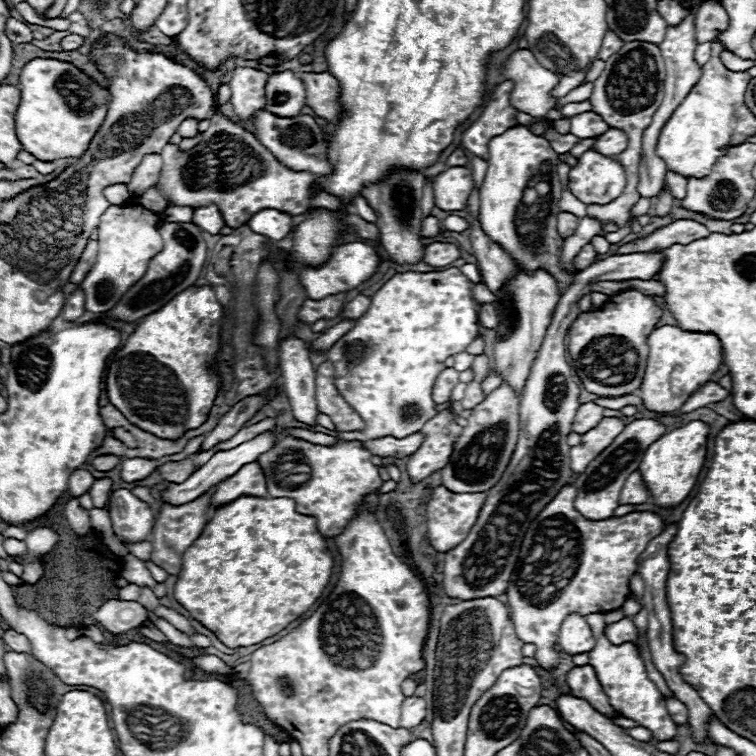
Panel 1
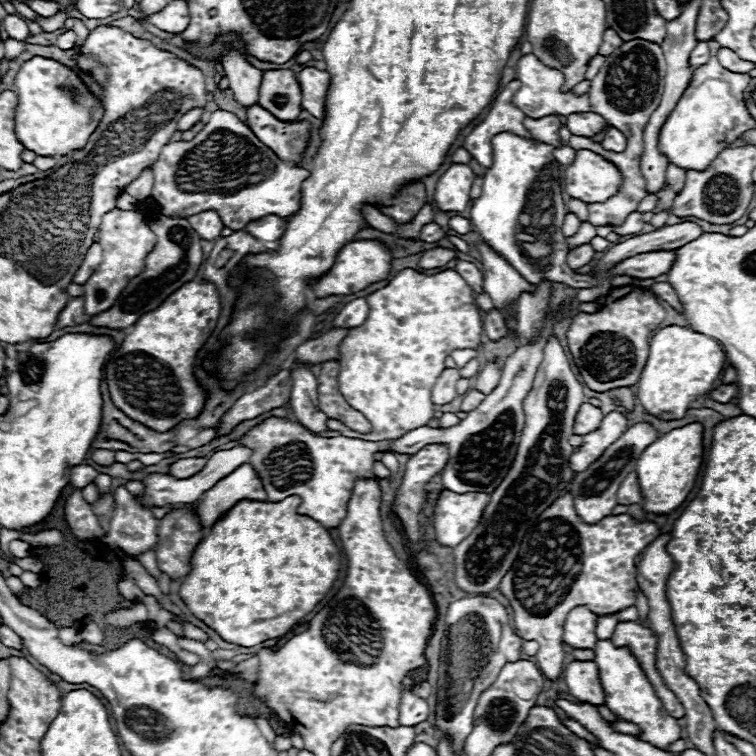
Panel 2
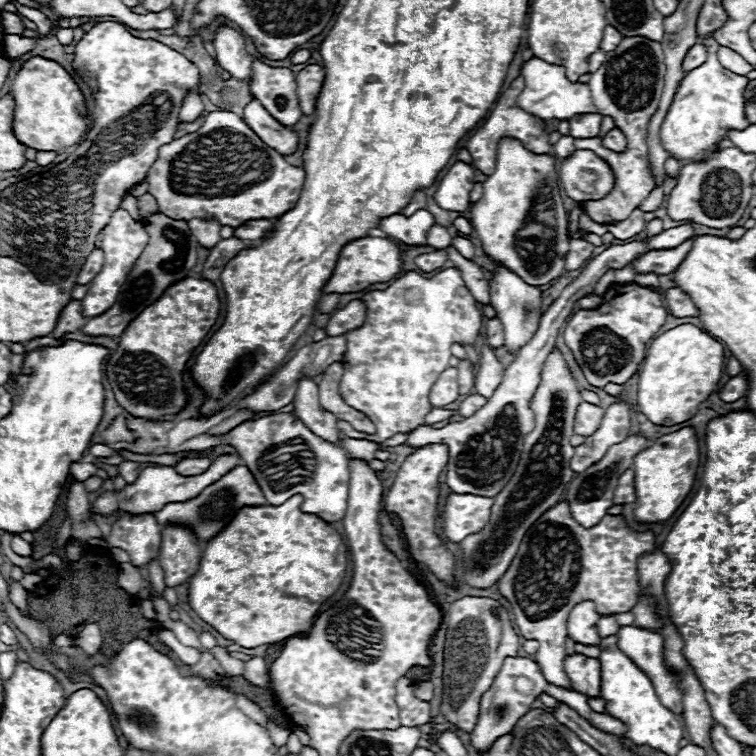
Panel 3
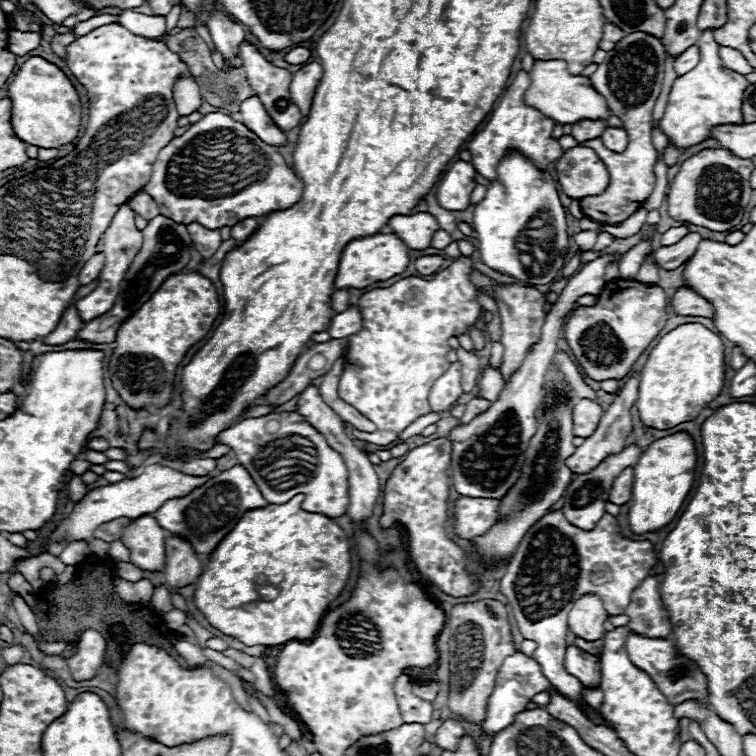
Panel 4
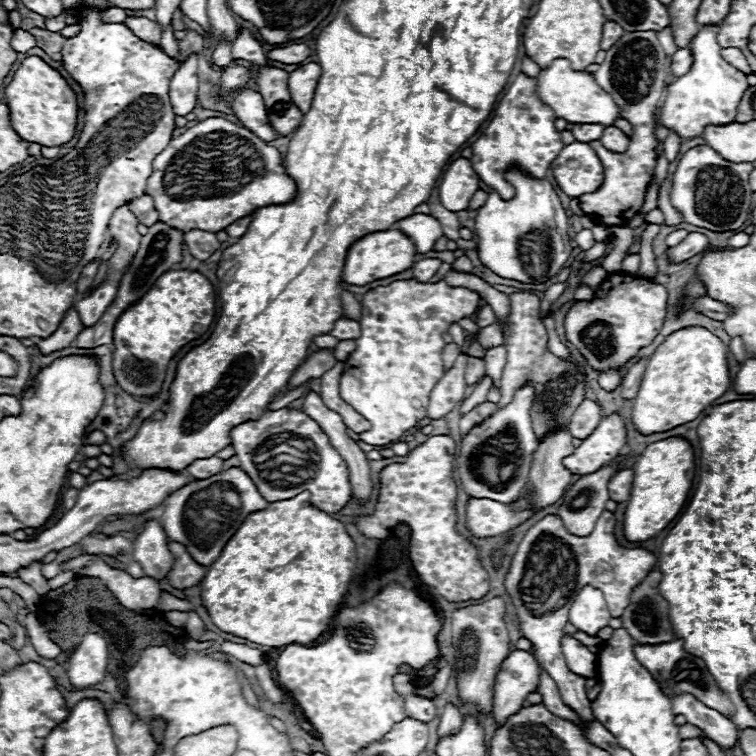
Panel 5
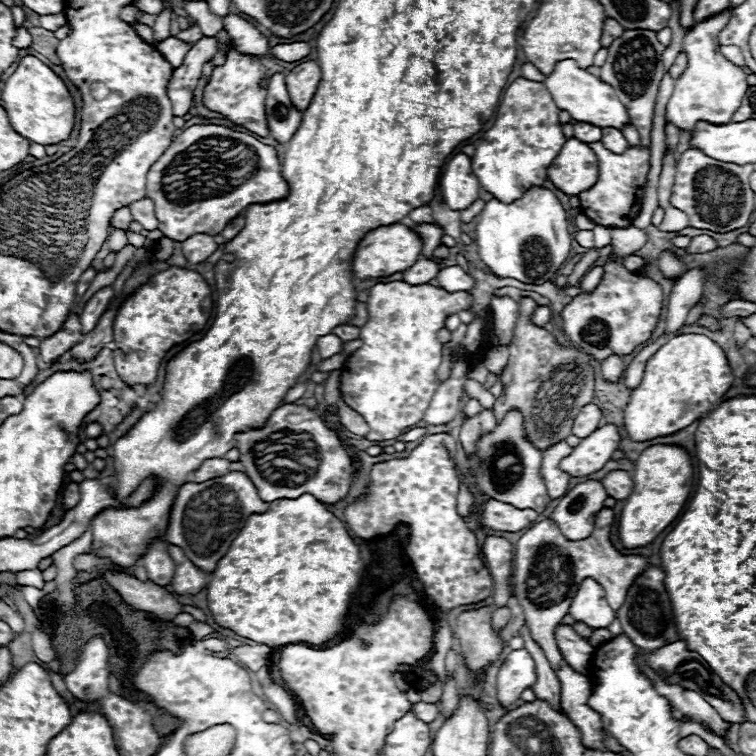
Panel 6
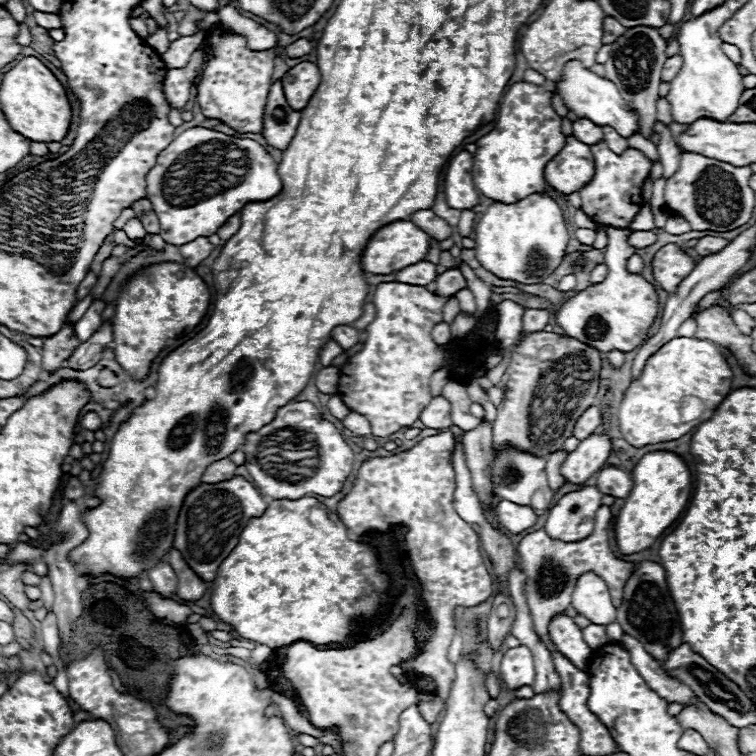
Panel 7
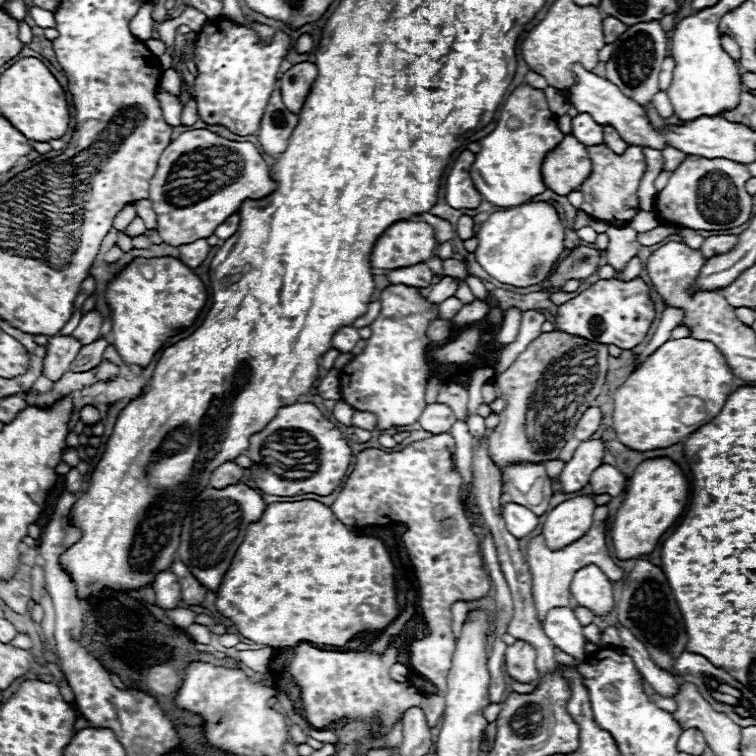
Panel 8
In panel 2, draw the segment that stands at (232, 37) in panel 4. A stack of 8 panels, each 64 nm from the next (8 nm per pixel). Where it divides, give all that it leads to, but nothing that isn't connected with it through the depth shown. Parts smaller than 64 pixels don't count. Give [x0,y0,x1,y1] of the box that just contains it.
[222,50,264,108]

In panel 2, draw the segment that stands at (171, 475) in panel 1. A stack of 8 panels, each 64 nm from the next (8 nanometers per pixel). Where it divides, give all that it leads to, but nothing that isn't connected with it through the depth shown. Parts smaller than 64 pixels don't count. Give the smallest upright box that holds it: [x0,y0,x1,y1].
[168,458,206,478]

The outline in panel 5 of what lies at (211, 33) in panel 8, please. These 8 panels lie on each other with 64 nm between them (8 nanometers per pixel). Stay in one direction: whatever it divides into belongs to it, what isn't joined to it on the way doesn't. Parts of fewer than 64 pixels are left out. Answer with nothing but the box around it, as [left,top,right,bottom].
[220,66,280,142]

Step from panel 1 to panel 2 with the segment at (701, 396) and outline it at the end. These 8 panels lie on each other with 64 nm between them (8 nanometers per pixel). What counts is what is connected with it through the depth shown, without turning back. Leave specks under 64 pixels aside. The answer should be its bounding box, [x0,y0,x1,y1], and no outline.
[706,384,738,404]

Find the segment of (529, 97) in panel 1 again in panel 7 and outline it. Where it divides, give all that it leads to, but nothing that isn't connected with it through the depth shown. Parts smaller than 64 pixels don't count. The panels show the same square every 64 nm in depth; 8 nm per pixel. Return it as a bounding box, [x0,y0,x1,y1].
[552,60,640,138]

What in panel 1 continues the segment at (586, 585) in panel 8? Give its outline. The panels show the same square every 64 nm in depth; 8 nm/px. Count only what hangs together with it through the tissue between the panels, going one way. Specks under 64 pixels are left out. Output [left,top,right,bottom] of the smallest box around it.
[558,614,596,656]

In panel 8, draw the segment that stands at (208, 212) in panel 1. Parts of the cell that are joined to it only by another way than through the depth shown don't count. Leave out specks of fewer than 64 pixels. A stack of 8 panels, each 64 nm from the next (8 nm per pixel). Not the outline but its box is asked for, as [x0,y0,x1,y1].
[178,238,210,268]

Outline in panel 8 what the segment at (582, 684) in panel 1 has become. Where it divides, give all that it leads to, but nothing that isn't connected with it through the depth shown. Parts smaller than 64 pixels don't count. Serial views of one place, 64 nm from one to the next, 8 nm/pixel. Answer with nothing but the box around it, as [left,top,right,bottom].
[544,608,586,664]

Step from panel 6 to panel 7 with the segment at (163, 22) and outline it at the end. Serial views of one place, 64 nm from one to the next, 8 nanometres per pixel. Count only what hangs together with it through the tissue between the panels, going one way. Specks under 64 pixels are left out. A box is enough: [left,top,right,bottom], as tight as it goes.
[146,28,168,54]

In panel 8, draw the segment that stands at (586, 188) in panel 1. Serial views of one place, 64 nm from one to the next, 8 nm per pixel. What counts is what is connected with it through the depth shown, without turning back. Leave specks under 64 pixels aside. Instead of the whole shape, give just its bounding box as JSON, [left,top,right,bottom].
[542,134,592,196]

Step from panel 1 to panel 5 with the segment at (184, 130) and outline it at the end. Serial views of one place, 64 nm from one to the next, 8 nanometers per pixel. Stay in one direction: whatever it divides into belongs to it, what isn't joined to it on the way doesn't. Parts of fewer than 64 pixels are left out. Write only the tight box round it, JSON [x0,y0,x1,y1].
[170,56,198,116]

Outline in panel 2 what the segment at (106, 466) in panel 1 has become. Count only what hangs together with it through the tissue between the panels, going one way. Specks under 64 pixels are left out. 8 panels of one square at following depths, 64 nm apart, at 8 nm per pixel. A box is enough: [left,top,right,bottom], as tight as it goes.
[92,450,114,466]

